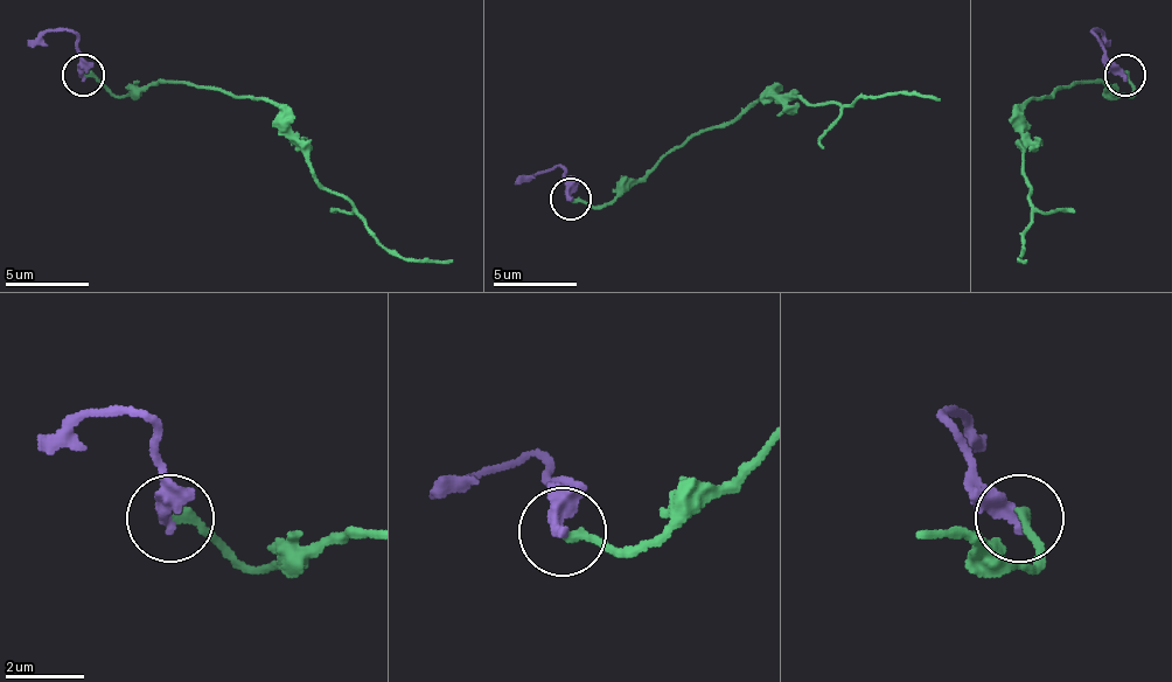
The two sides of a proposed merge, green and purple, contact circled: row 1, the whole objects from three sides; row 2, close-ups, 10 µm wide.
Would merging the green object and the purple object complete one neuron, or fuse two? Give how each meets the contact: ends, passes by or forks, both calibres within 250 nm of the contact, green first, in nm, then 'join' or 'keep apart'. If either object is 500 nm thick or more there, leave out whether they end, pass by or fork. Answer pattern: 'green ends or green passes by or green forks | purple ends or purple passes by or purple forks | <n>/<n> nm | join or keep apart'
green ends | purple ends | 240/440 nm | join

